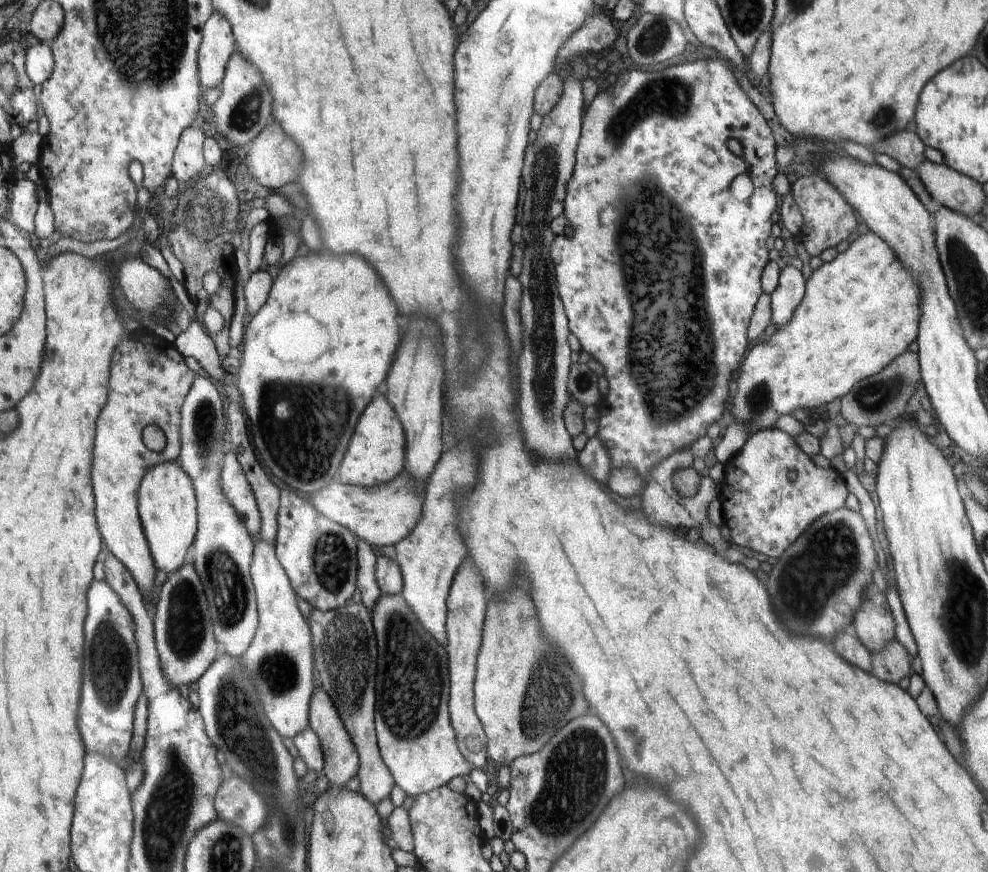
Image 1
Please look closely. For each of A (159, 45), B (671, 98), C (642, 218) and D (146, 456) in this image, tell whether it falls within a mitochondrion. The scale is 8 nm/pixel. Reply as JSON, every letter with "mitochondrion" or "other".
{"A":"mitochondrion","B":"mitochondrion","C":"mitochondrion","D":"other"}

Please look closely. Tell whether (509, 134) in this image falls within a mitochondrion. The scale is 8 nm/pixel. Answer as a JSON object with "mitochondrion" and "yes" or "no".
{"mitochondrion":"no"}

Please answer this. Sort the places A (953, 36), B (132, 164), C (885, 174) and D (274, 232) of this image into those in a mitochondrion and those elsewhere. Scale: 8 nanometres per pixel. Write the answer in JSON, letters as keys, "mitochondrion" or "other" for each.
{"A":"other","B":"other","C":"other","D":"other"}

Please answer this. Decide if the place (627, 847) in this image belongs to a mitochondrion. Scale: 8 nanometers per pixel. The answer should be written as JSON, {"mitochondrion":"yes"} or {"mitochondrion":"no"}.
{"mitochondrion":"no"}

